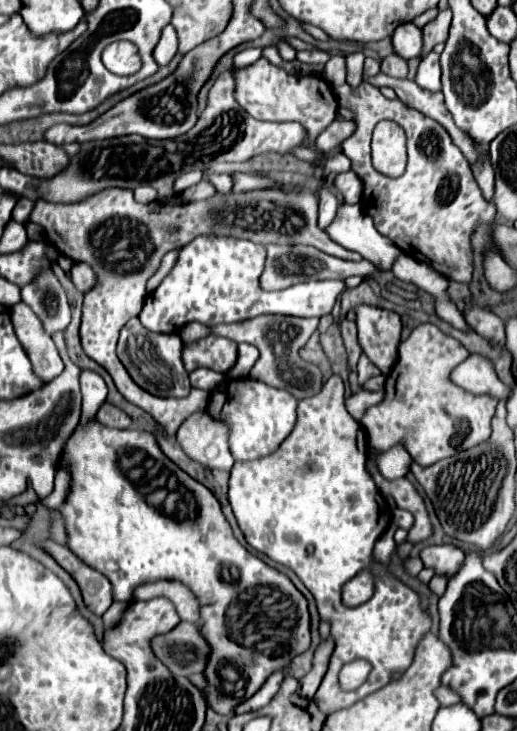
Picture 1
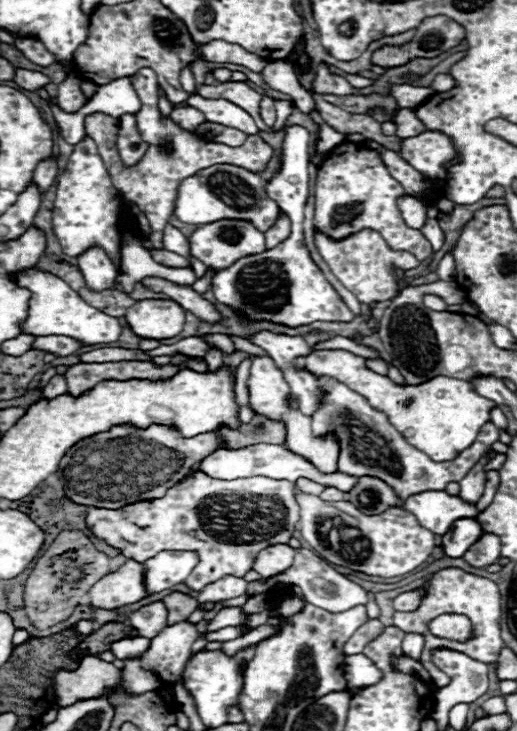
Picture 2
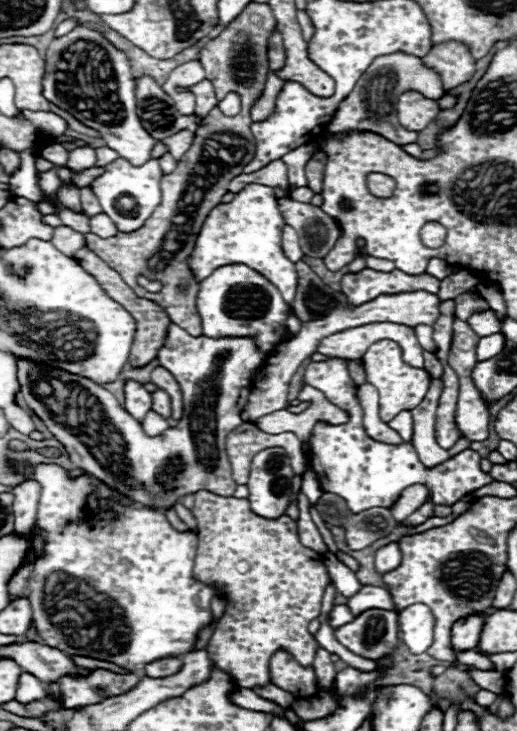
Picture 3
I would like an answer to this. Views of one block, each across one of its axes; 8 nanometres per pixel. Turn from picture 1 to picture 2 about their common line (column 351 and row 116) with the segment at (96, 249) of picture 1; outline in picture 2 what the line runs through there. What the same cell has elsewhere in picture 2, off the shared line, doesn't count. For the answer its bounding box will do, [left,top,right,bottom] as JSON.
[198,82,270,132]

